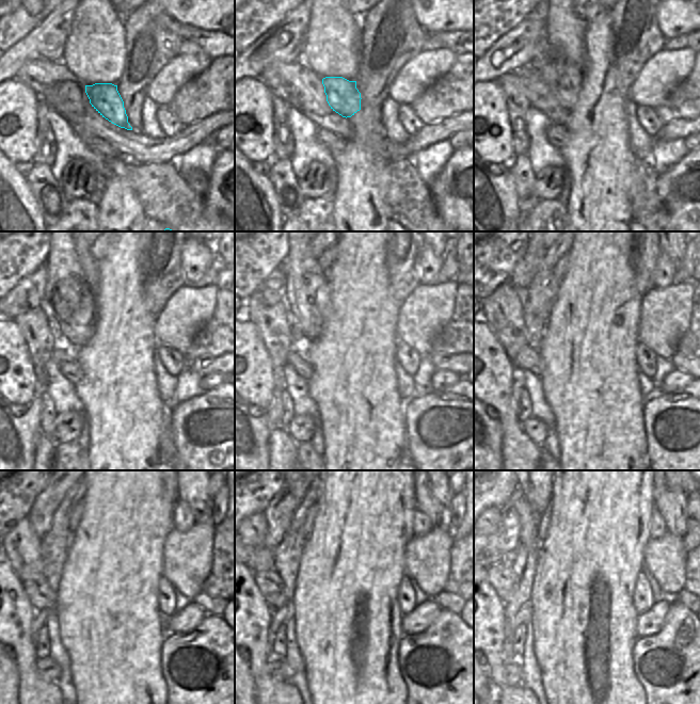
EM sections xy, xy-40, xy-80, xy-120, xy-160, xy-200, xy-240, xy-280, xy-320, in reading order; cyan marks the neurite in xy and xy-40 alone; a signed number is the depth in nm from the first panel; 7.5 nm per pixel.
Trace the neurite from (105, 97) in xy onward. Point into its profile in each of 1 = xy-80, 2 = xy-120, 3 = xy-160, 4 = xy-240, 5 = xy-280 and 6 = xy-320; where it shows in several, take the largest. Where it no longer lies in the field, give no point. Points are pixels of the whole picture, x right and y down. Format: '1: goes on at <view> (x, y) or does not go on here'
1: goes on at xy-80 (566, 78)
2: goes on at xy-120 (72, 300)
3: goes on at xy-160 (306, 291)
4: goes on at xy-240 (56, 543)
5: goes on at xy-280 (291, 545)
6: goes on at xy-320 (531, 554)

